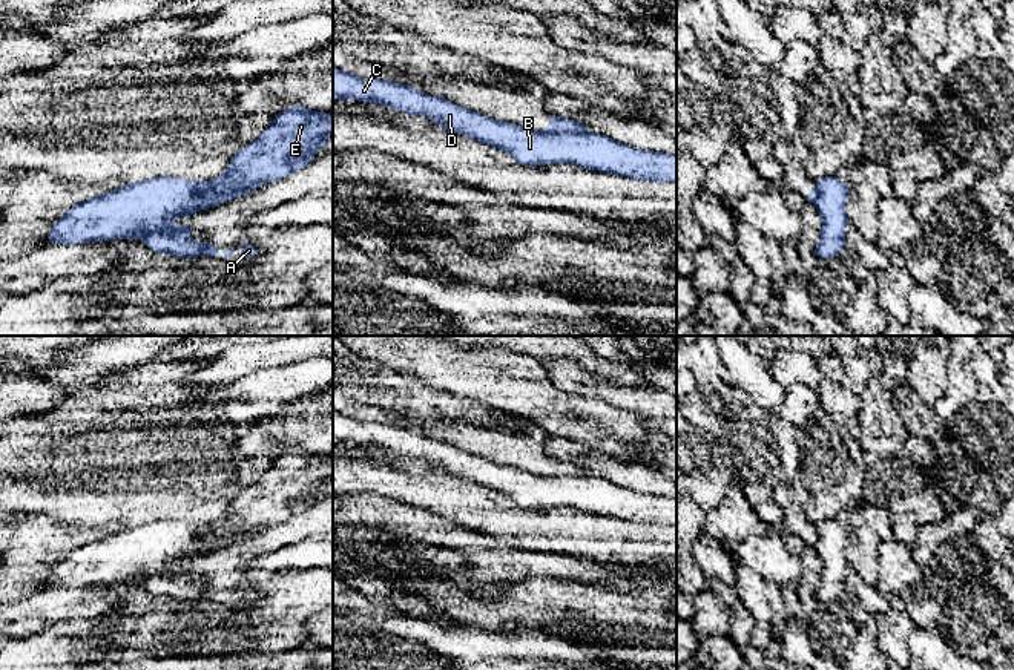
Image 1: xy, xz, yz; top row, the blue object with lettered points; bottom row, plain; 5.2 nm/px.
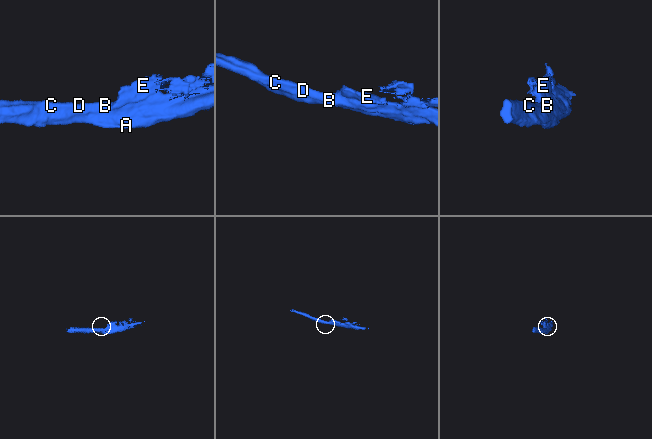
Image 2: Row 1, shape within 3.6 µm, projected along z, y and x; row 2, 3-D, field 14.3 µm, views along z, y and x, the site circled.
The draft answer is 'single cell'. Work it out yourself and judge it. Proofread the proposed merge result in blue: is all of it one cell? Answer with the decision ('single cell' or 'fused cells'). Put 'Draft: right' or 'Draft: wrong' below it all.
fused cells
Draft: wrong

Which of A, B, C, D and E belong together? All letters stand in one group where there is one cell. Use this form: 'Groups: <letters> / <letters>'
Groups: A B C D / E

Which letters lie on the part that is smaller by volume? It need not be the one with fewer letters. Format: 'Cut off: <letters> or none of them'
Cut off: E

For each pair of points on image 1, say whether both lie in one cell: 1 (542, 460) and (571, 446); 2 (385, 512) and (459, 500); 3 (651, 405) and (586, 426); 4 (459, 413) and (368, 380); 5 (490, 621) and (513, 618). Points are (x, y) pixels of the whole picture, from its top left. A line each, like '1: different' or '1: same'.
1: different
2: different
3: different
4: same
5: same

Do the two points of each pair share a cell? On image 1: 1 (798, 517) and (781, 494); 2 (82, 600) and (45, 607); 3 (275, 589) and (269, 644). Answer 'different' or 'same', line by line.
1: same
2: same
3: same

